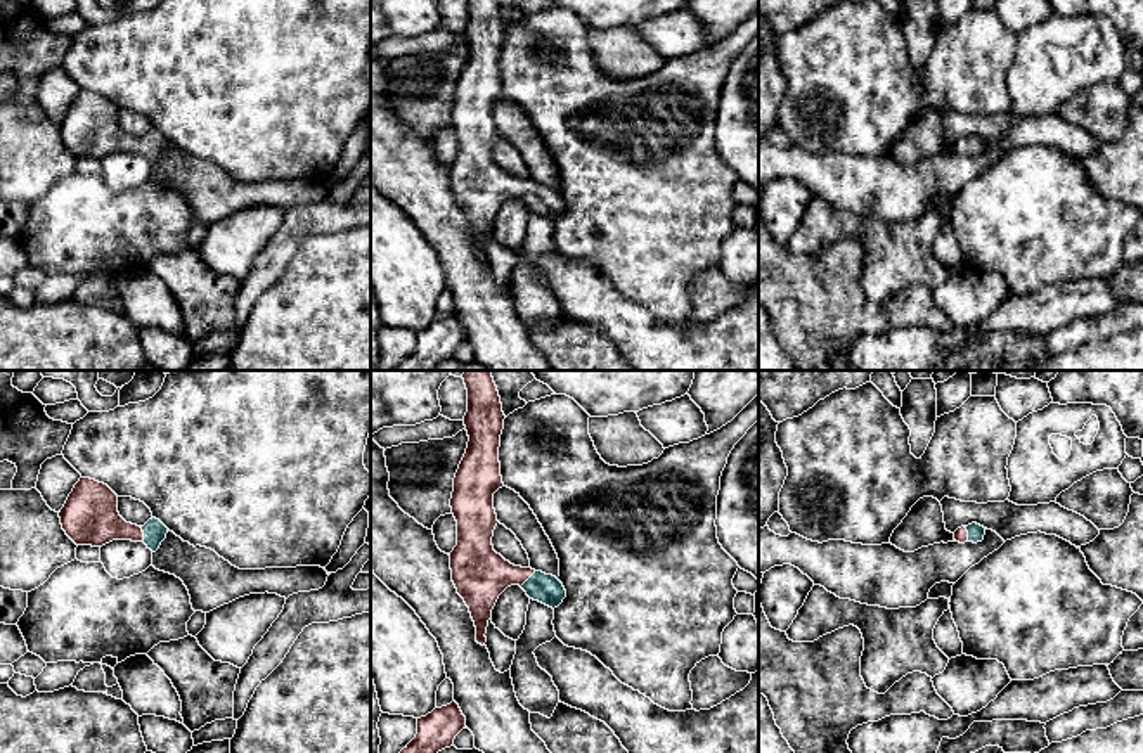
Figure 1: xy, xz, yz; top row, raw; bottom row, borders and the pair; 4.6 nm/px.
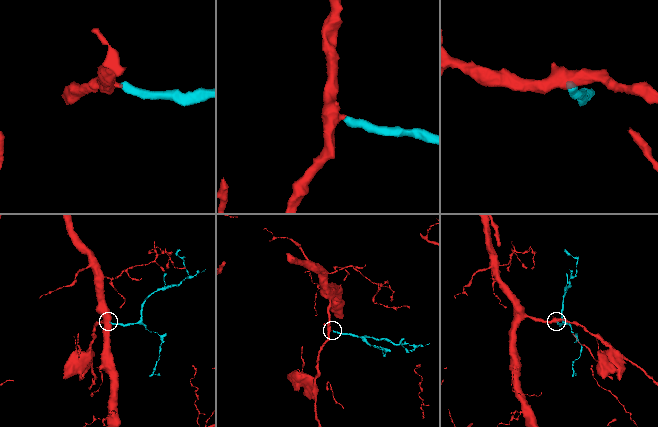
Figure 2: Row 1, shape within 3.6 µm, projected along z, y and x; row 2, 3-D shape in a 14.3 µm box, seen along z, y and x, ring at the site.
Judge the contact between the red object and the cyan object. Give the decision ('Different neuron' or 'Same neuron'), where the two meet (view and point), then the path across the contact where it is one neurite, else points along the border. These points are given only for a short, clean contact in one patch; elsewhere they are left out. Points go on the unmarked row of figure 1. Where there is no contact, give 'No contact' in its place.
Same neuron. Touches red at xy (142, 146). Path across: xy (92, 130), (120, 142), (142, 146), (154, 144)

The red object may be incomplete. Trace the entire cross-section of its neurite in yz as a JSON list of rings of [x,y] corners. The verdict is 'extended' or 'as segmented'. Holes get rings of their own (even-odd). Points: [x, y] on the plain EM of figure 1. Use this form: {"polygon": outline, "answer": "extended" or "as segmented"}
{"polygon": [[[972,135],[968,138],[961,138],[954,144],[954,152],[959,154],[959,156],[965,156],[965,154],[982,154],[984,152],[984,147],[985,147],[985,140],[977,137],[977,135]]], "answer": "extended"}

